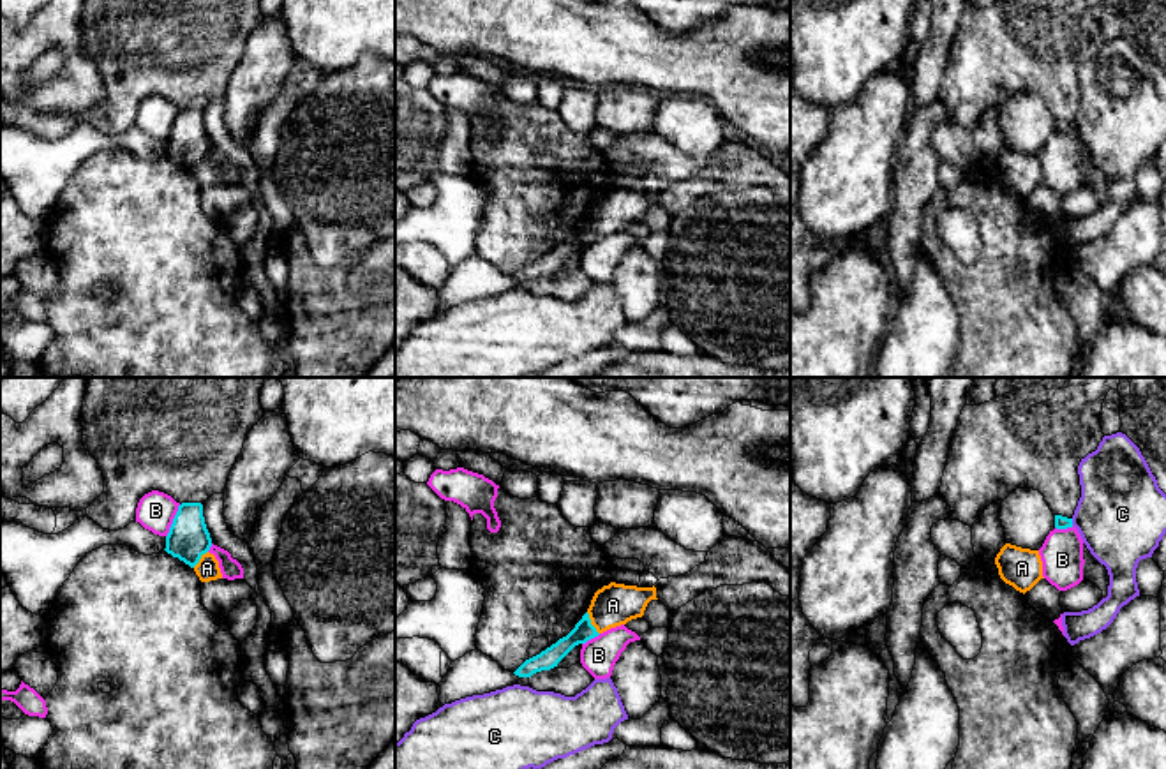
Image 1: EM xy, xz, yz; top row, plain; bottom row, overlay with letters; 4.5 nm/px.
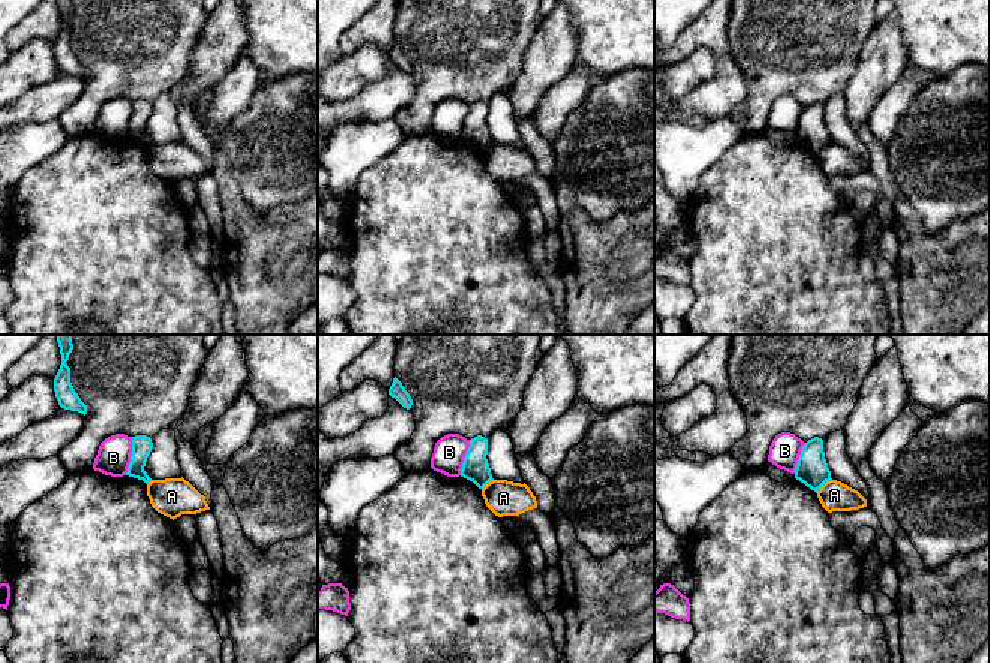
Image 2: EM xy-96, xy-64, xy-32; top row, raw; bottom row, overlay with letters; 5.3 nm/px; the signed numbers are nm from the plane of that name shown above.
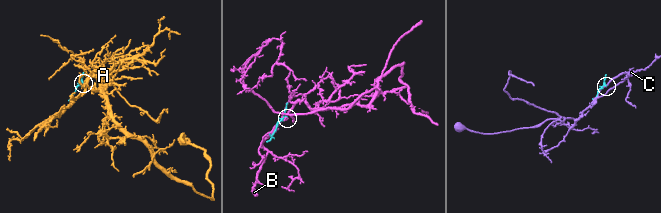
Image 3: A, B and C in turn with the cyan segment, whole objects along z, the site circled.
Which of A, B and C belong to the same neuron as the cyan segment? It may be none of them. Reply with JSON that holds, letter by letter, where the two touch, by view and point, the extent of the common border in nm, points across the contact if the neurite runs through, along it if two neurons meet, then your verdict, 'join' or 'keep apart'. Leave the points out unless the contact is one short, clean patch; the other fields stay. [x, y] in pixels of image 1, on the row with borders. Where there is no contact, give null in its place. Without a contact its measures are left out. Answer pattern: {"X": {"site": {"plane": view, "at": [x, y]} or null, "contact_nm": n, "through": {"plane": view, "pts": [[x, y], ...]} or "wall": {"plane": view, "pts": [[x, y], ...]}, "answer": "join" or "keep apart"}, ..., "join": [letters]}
{"A": {"site": {"plane": "xz", "at": [590, 623]}, "contact_nm": 120, "wall": {"plane": "xz", "pts": [[586, 612], [598, 634]]}, "answer": "keep apart"}, "B": {"site": {"plane": "xy", "at": [173, 521]}, "contact_nm": 170, "answer": "keep apart"}, "C": {"site": {"plane": "yz", "at": [1071, 522]}, "contact_nm": 30, "wall": {"plane": "yz", "pts": [[1071, 519], [1073, 524]]}, "answer": "keep apart"}, "join": []}

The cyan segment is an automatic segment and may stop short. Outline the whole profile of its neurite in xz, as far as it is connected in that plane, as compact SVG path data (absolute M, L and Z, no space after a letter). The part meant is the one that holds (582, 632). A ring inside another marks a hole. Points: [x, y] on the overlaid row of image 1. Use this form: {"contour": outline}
{"contour": "M586 612L575 628L556 644L542 651L540 654L526 660L513 674L519 677L531 677L536 672L550 670L579 644L598 637L600 633L591 624L589 614Z"}

